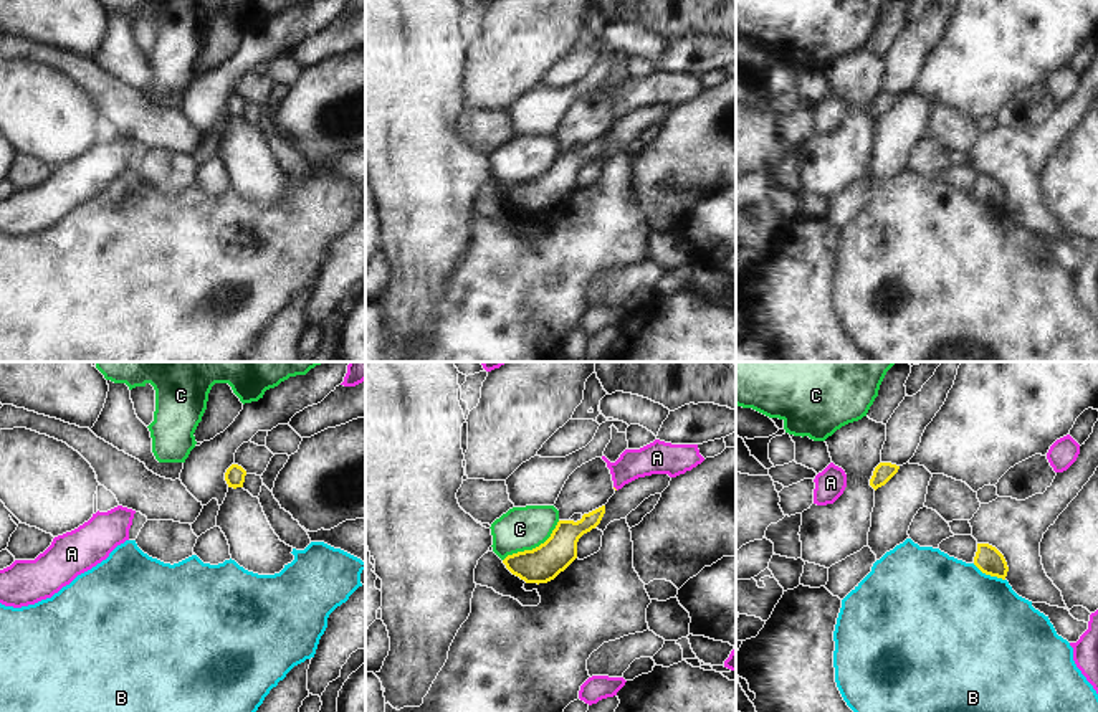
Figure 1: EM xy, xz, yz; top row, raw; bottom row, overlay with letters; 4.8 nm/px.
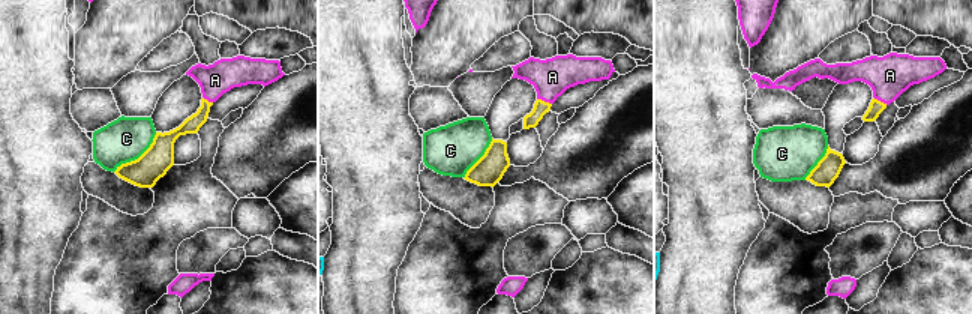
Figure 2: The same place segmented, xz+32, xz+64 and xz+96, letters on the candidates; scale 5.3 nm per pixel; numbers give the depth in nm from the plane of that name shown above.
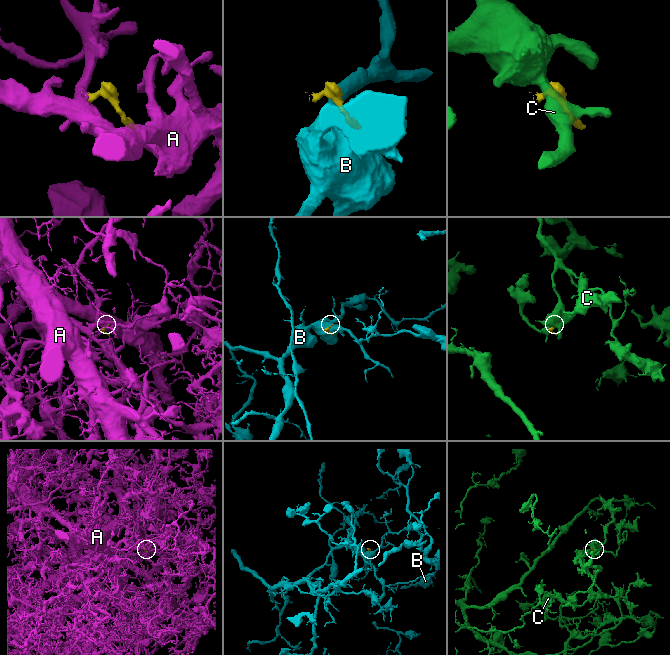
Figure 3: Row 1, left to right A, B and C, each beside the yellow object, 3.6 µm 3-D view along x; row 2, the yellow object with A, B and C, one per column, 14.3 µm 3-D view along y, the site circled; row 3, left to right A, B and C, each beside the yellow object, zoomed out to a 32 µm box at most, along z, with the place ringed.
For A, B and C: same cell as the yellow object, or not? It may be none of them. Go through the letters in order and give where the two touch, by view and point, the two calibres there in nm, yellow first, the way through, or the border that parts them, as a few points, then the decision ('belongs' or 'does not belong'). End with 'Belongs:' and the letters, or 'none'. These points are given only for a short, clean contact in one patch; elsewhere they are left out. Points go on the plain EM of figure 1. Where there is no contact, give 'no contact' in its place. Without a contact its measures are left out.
A: no contact | belongs
B: yz (989, 204) | 140/480 nm | does not belong
C: xz (533, 179) | 180/220 nm | does not belong
Belongs: A

